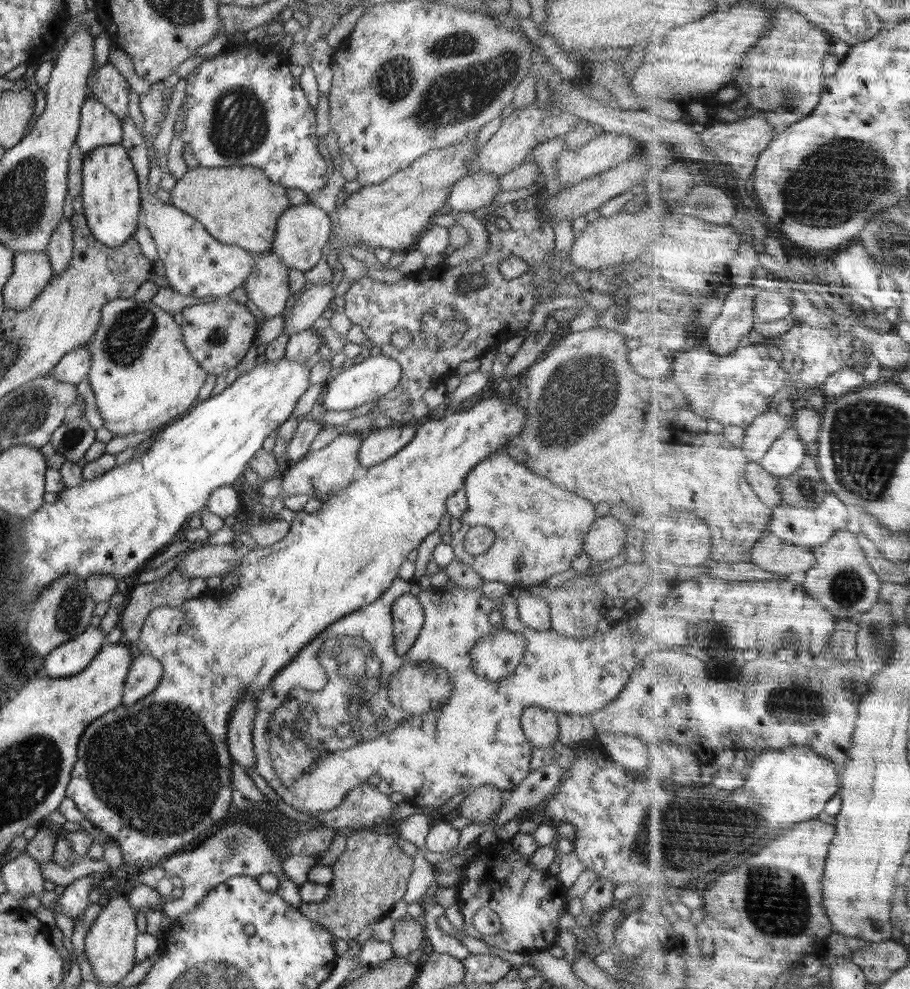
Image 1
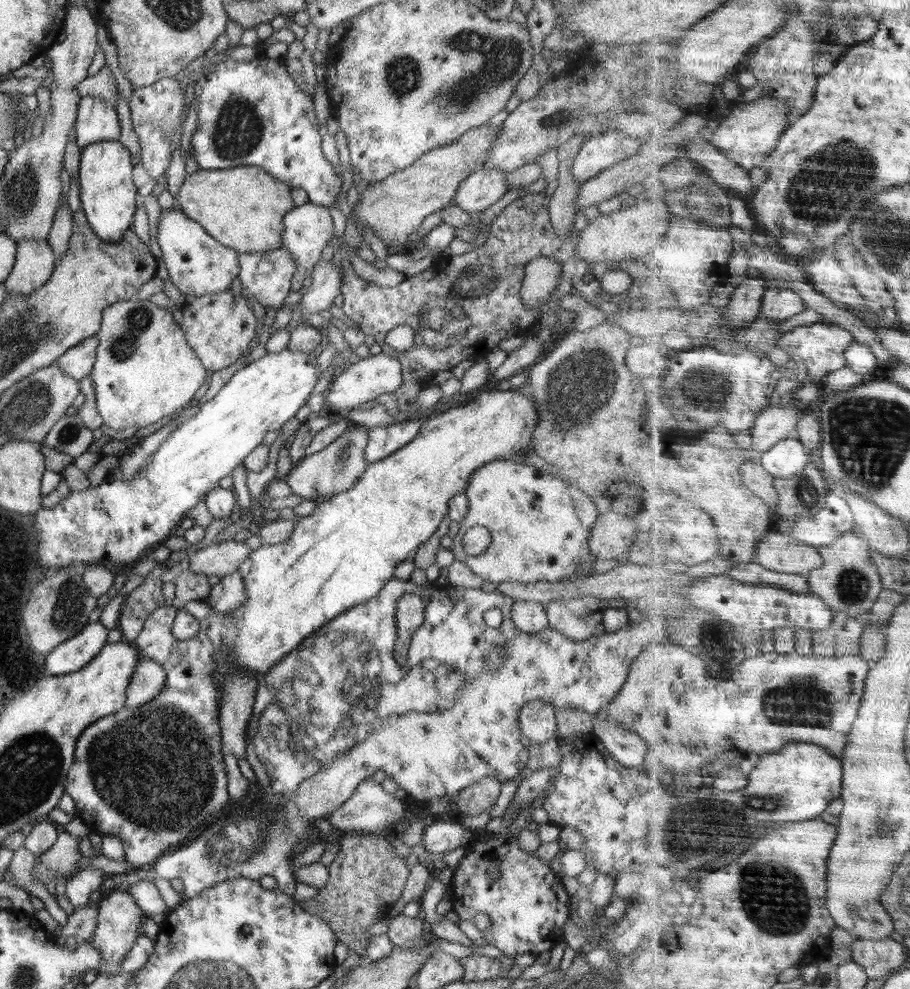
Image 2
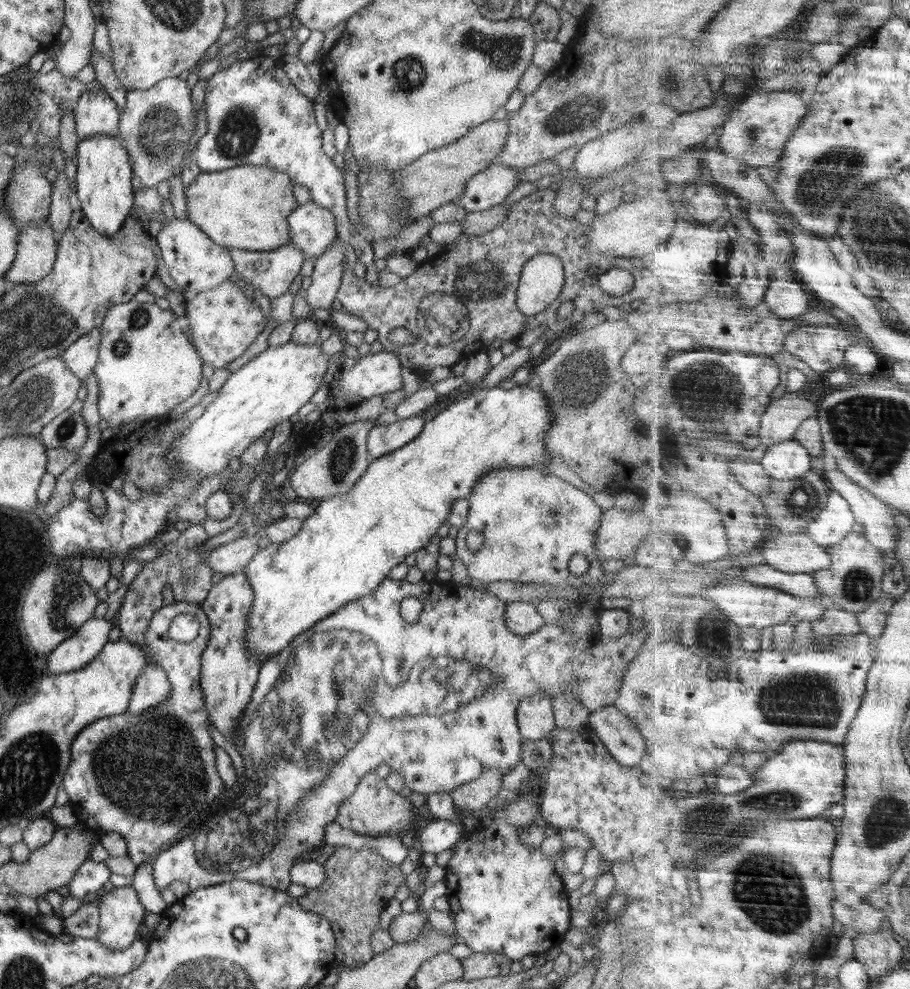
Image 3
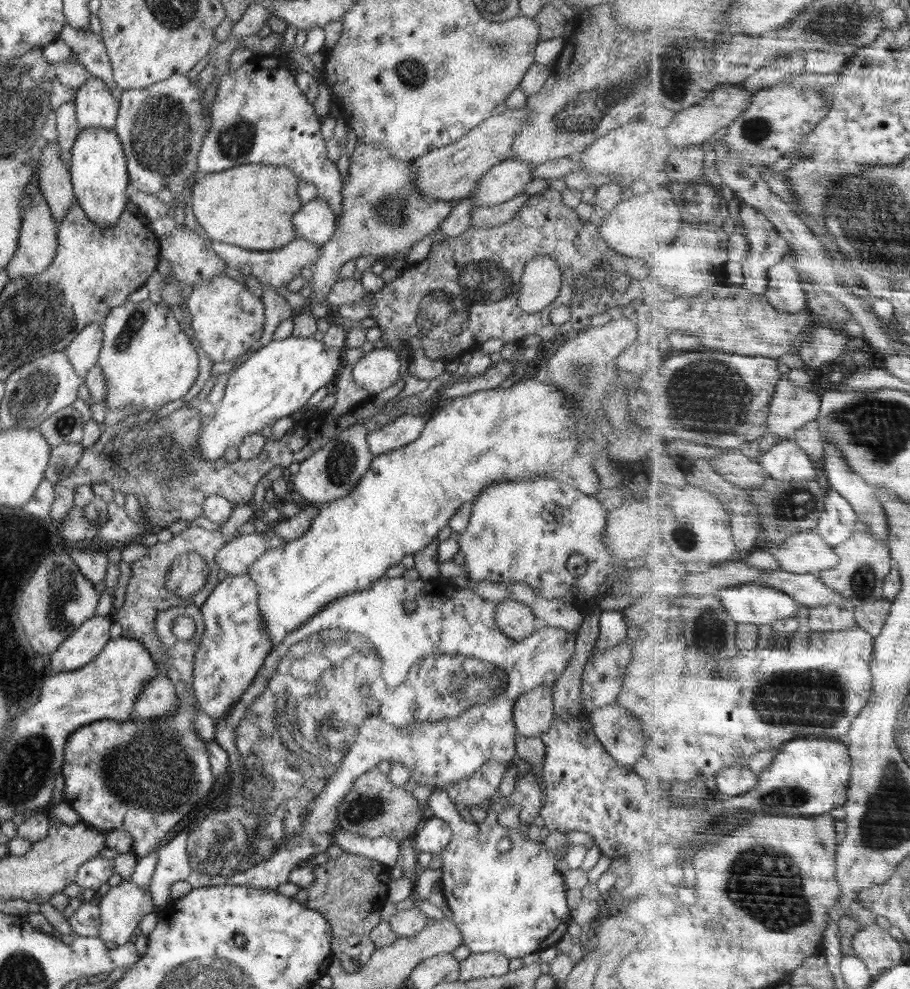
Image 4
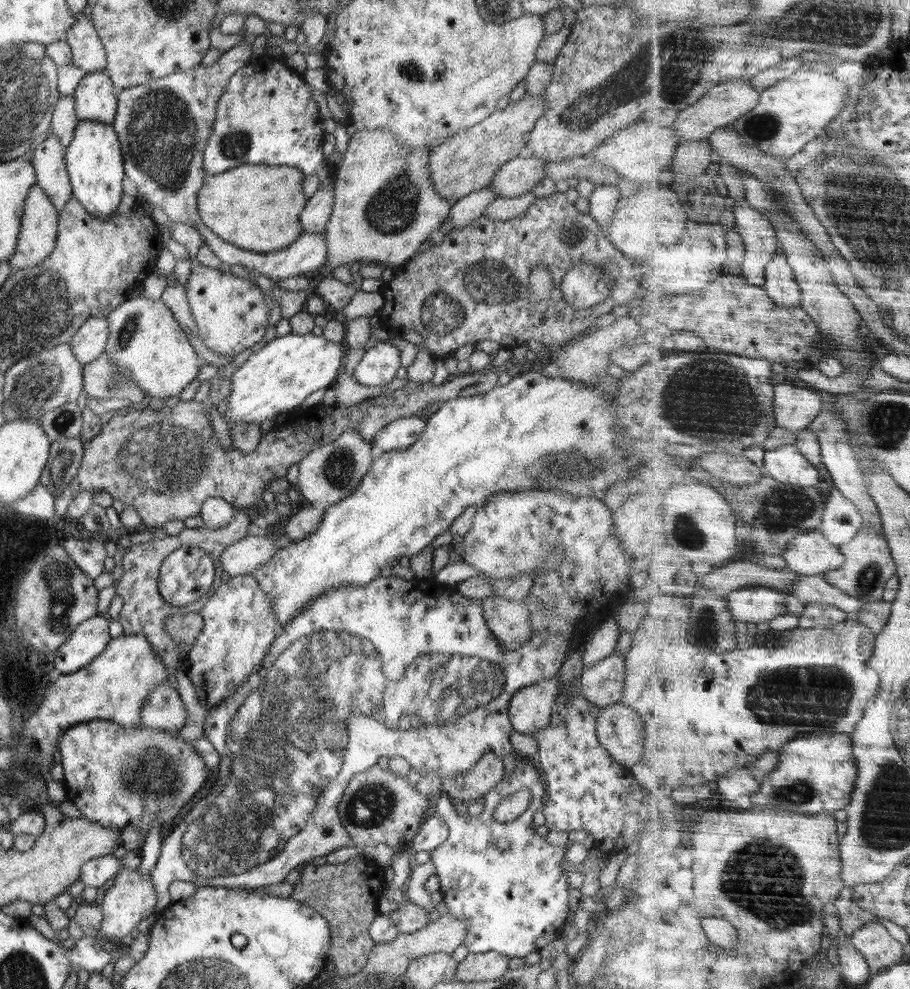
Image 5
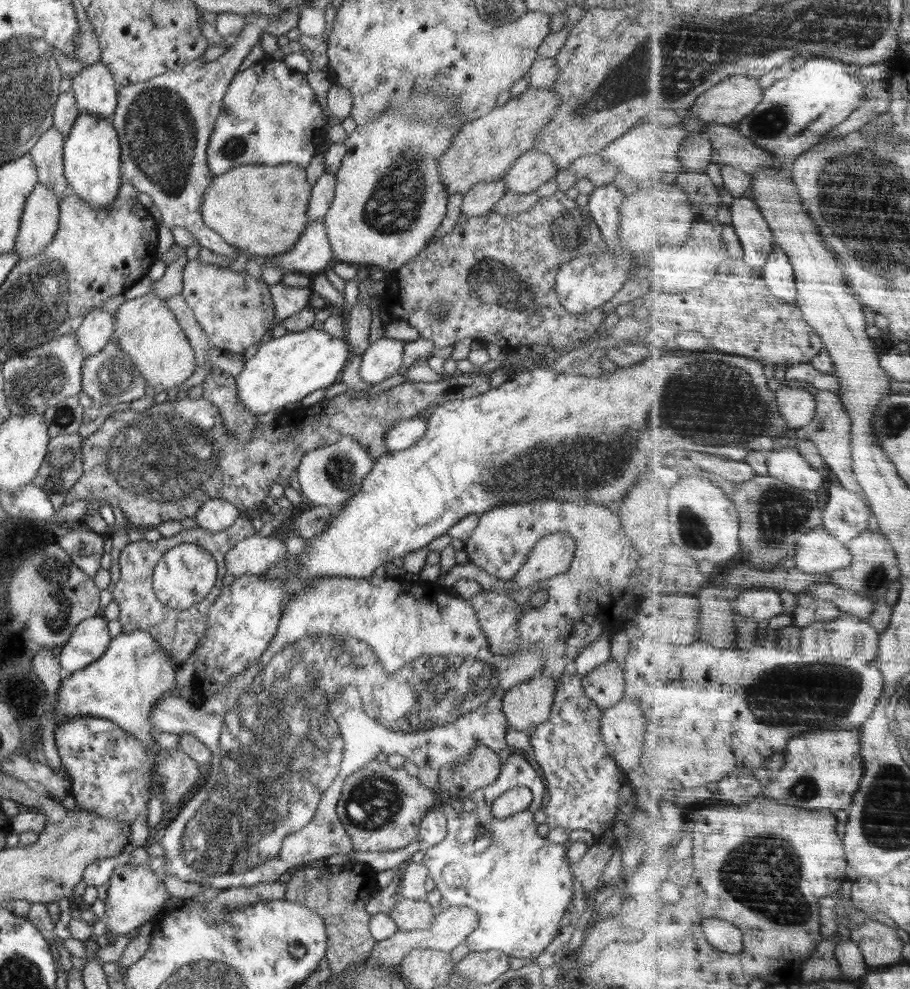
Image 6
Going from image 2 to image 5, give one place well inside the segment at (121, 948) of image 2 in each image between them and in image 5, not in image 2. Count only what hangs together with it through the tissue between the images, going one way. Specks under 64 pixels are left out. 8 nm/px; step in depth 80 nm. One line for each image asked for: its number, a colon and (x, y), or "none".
3: (120, 913)
4: (122, 908)
5: (132, 898)

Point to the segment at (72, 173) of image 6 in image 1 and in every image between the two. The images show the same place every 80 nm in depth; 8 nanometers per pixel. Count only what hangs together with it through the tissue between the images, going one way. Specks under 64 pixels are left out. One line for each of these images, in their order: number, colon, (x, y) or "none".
1: (110, 194)
2: (107, 192)
3: (103, 185)
4: (98, 167)
5: (94, 161)

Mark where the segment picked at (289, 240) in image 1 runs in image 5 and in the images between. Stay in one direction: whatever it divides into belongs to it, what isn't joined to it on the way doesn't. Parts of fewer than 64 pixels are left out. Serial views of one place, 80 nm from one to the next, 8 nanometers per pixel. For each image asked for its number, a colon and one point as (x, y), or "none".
2: (307, 228)
3: (312, 227)
4: (315, 221)
5: (318, 209)

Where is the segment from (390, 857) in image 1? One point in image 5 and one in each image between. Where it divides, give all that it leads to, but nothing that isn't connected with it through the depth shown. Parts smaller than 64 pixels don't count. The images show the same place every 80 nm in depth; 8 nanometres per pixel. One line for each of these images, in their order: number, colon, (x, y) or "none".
2: (366, 878)
3: (358, 885)
4: (349, 893)
5: (346, 895)

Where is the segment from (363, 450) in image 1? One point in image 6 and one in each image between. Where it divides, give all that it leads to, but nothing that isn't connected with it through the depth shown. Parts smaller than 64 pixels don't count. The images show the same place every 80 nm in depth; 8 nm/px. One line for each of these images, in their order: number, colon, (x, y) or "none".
2: (382, 442)
3: (383, 438)
4: (403, 430)
5: (399, 434)
6: (407, 433)

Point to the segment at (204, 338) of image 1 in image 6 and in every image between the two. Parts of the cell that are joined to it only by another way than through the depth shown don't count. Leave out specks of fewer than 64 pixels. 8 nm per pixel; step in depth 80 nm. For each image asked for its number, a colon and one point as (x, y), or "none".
2: (219, 328)
3: (223, 322)
4: (227, 318)
5: (231, 314)
6: (234, 309)

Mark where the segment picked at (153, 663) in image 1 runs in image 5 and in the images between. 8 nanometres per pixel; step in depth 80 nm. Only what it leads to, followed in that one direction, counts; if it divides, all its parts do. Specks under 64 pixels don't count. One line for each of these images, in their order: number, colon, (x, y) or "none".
2: (148, 680)
3: (152, 687)
4: (158, 698)
5: (163, 710)

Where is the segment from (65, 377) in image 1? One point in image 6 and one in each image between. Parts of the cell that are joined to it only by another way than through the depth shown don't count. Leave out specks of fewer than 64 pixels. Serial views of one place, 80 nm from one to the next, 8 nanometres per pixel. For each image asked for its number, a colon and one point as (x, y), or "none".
2: (77, 362)
3: (81, 357)
4: (83, 352)
5: (89, 342)
6: (96, 330)

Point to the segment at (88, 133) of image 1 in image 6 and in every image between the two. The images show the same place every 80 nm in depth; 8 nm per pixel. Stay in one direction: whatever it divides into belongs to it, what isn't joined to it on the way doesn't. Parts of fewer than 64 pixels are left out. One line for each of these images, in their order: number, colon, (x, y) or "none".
2: (97, 120)
3: (95, 113)
4: (95, 107)
5: (95, 100)
6: (95, 91)

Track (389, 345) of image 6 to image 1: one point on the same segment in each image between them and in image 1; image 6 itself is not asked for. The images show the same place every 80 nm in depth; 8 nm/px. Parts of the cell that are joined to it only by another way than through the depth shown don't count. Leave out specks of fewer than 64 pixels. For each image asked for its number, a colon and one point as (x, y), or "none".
1: (357, 384)
2: (353, 385)
3: (376, 374)
4: (379, 369)
5: (379, 365)

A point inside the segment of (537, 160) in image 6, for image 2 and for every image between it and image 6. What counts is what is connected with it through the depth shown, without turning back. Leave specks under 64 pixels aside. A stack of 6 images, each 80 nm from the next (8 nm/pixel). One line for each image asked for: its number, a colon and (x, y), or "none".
2: (482, 188)
3: (491, 187)
4: (507, 179)
5: (517, 176)

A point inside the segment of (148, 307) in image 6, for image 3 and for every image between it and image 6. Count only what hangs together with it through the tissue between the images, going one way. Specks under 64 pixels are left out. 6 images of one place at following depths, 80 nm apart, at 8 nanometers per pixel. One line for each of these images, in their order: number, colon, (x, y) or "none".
3: (146, 366)
4: (146, 359)
5: (146, 344)

